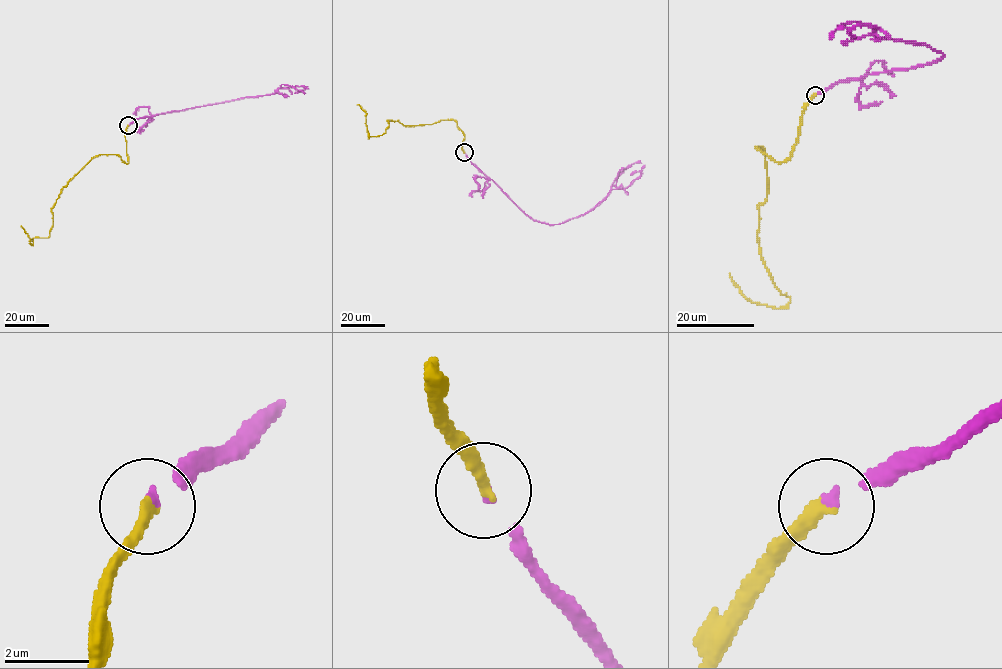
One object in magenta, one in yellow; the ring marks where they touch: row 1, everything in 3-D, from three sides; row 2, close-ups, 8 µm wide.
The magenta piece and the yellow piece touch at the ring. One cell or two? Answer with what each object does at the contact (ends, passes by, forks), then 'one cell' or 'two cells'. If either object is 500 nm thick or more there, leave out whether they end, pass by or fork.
magenta ends there; yellow ends there; one cell

